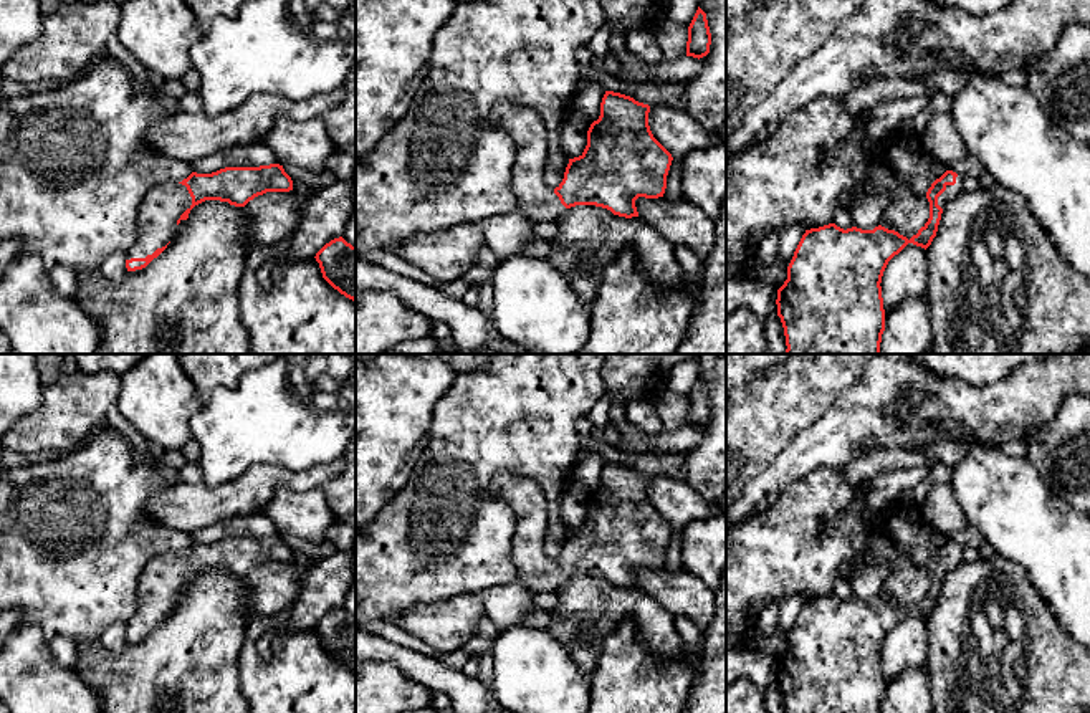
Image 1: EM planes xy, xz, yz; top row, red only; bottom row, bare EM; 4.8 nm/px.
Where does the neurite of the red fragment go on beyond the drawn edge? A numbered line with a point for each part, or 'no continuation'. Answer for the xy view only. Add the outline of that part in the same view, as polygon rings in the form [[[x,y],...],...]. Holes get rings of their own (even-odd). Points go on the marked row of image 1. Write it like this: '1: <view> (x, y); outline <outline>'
1: xy (162, 205); outline [[[165,182],[149,189],[141,202],[137,237],[126,251],[126,260],[146,258],[165,246],[177,230],[177,220],[190,208],[192,197],[185,185]]]

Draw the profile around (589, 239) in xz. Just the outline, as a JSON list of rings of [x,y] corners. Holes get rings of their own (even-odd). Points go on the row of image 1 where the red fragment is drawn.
[[[576,205],[556,220],[557,235],[546,256],[589,304],[604,273],[617,256],[632,250],[652,283],[681,290],[695,306],[701,288],[681,268],[673,243],[638,217],[625,218],[595,205]]]

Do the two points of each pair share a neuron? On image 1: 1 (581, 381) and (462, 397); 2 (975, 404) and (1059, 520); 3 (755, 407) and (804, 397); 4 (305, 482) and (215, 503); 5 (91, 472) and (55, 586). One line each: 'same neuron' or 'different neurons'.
1: same neuron
2: different neurons
3: same neuron
4: same neuron
5: same neuron

